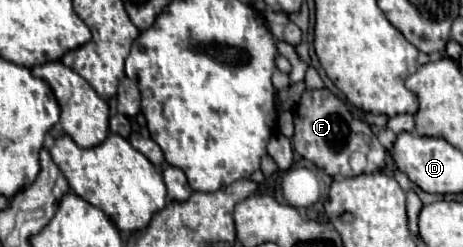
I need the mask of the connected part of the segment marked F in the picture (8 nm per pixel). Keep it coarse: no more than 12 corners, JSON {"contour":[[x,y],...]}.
{"contour":[[328,89],[304,91],[292,147],[332,177],[386,167],[370,125]]}

